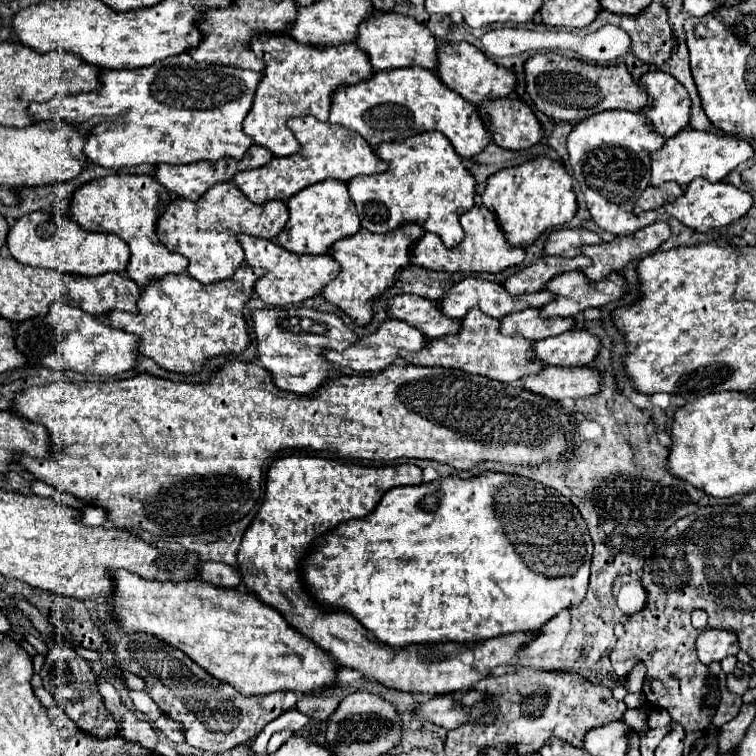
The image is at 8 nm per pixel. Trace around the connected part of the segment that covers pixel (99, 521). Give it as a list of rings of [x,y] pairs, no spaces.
[[[86,506],[82,510],[82,524],[86,524],[86,526],[102,526],[104,522],[106,522],[106,512],[102,508]]]

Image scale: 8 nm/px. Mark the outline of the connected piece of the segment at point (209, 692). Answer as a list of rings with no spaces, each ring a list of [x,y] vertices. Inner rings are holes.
[[[150,640],[150,642],[144,642],[144,644],[140,644],[140,660],[150,660],[150,664],[146,664],[144,662],[144,668],[142,668],[142,664],[140,664],[140,676],[142,676],[142,680],[146,682],[146,692],[150,694],[150,698],[162,708],[162,712],[166,714],[166,716],[170,716],[172,720],[176,720],[176,722],[180,722],[182,726],[184,726],[184,734],[186,734],[186,742],[192,746],[192,748],[196,748],[196,750],[200,750],[200,752],[210,752],[210,754],[222,754],[222,752],[226,752],[226,750],[232,750],[232,748],[236,748],[236,746],[240,746],[242,742],[250,742],[250,740],[254,740],[260,732],[262,732],[262,728],[268,724],[268,722],[272,722],[274,718],[278,718],[280,714],[284,714],[286,710],[290,710],[290,708],[294,708],[296,706],[296,692],[292,692],[292,690],[280,690],[280,692],[272,692],[272,694],[258,694],[258,696],[242,696],[240,692],[236,692],[232,686],[228,686],[228,684],[224,684],[224,682],[218,682],[216,678],[212,678],[208,672],[204,672],[200,666],[196,666],[186,654],[182,654],[180,650],[176,650],[176,648],[172,648],[172,646],[168,646],[168,644],[164,644],[164,642],[160,642],[160,640]],[[228,690],[234,690],[234,702],[228,702]]]

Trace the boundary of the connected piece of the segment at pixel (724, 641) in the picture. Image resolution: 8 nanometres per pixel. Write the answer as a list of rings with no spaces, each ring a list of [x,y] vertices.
[[[704,630],[696,640],[698,658],[702,664],[720,662],[726,656],[736,656],[740,646],[732,632],[728,630]]]

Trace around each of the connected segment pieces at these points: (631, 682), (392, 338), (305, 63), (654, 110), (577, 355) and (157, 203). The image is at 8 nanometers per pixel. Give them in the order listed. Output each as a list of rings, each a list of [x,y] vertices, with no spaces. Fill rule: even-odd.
[[[638,662],[638,664],[630,670],[630,674],[628,674],[628,680],[626,680],[628,690],[630,690],[630,692],[640,692],[642,682],[644,682],[644,676],[646,676],[646,666],[644,666],[644,662]]]
[[[388,318],[380,324],[380,328],[370,334],[370,336],[364,336],[364,338],[358,338],[358,342],[350,344],[344,352],[324,352],[324,358],[332,364],[338,364],[340,368],[344,370],[354,370],[354,372],[380,372],[384,370],[386,366],[390,366],[398,354],[402,350],[406,352],[416,352],[420,348],[424,348],[424,342],[426,338],[412,326],[408,326],[406,322],[400,322],[400,320],[394,320],[394,318]]]
[[[264,32],[252,36],[250,50],[266,64],[266,68],[256,88],[252,110],[244,118],[244,134],[248,134],[254,144],[268,148],[274,156],[290,156],[300,150],[298,140],[286,126],[288,118],[310,114],[318,120],[328,120],[332,90],[340,84],[356,84],[360,80],[366,80],[374,72],[368,56],[360,52],[354,42],[320,48],[298,44],[288,34]]]
[[[654,70],[640,76],[638,84],[648,94],[648,106],[642,110],[656,134],[672,138],[678,134],[690,118],[690,98],[684,86],[666,72]]]
[[[570,330],[532,344],[534,356],[554,366],[586,366],[598,352],[598,338],[586,330]]]
[[[114,174],[82,184],[70,198],[70,218],[92,232],[110,232],[122,238],[130,248],[130,264],[126,268],[128,278],[138,286],[146,286],[150,280],[158,280],[166,274],[186,272],[186,258],[170,252],[156,238],[156,220],[168,202],[166,190],[152,176],[140,174]]]

